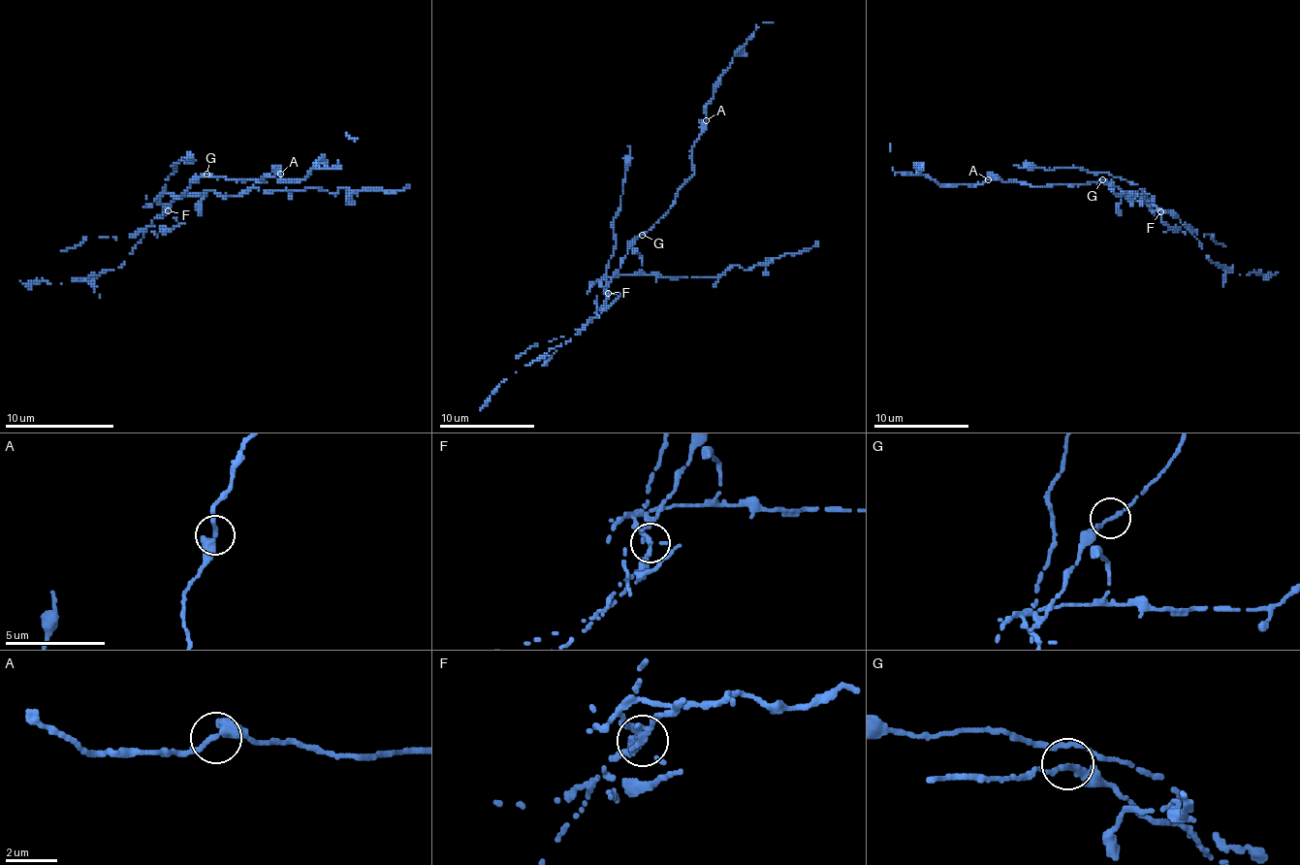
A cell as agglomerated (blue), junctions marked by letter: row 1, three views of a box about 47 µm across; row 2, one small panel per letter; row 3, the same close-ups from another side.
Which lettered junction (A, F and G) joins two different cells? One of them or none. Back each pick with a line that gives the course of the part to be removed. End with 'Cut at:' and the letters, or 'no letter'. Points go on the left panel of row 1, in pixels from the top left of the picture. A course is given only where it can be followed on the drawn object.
F: course (168, 209), (160, 202), (168, 193), (242, 196), (253, 188), (335, 193), (409, 185)
Cut at: F

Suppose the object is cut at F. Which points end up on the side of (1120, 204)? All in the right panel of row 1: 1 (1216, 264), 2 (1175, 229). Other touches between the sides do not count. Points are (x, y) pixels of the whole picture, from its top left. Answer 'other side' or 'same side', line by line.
1: other side
2: same side

